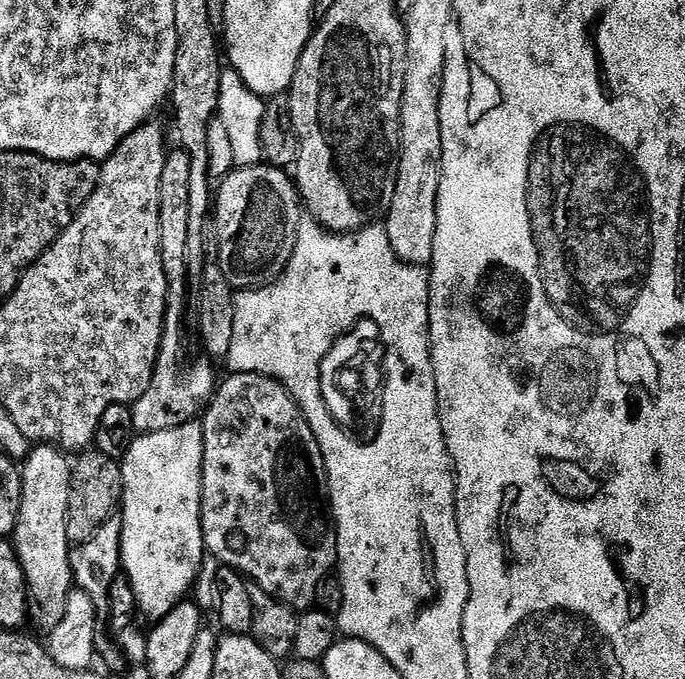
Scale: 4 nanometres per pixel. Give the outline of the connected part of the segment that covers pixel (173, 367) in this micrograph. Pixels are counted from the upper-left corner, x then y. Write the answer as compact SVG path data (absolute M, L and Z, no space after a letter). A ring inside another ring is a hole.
M176 146L168 152L166 166L162 166L162 190L160 191L160 249L162 250L162 262L168 279L168 309L164 315L164 333L160 343L160 354L156 359L156 369L150 378L150 386L146 386L146 394L138 398L131 405L134 414L134 426L137 433L157 432L158 430L170 430L174 426L191 424L207 409L211 399L216 394L218 376L213 361L201 358L196 368L188 365L188 336L184 333L184 287L190 284L188 278L188 263L186 262L186 238L188 237L188 223L190 222L190 158L183 148Z

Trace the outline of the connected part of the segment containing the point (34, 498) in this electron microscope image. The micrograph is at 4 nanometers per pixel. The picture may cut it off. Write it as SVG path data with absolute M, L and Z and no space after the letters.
M40 444L33 447L23 461L22 475L22 506L14 533L16 557L20 559L35 611L36 608L40 611L41 618L48 626L55 626L63 618L67 596L74 589L72 554L66 538L72 464L61 449L51 444Z

